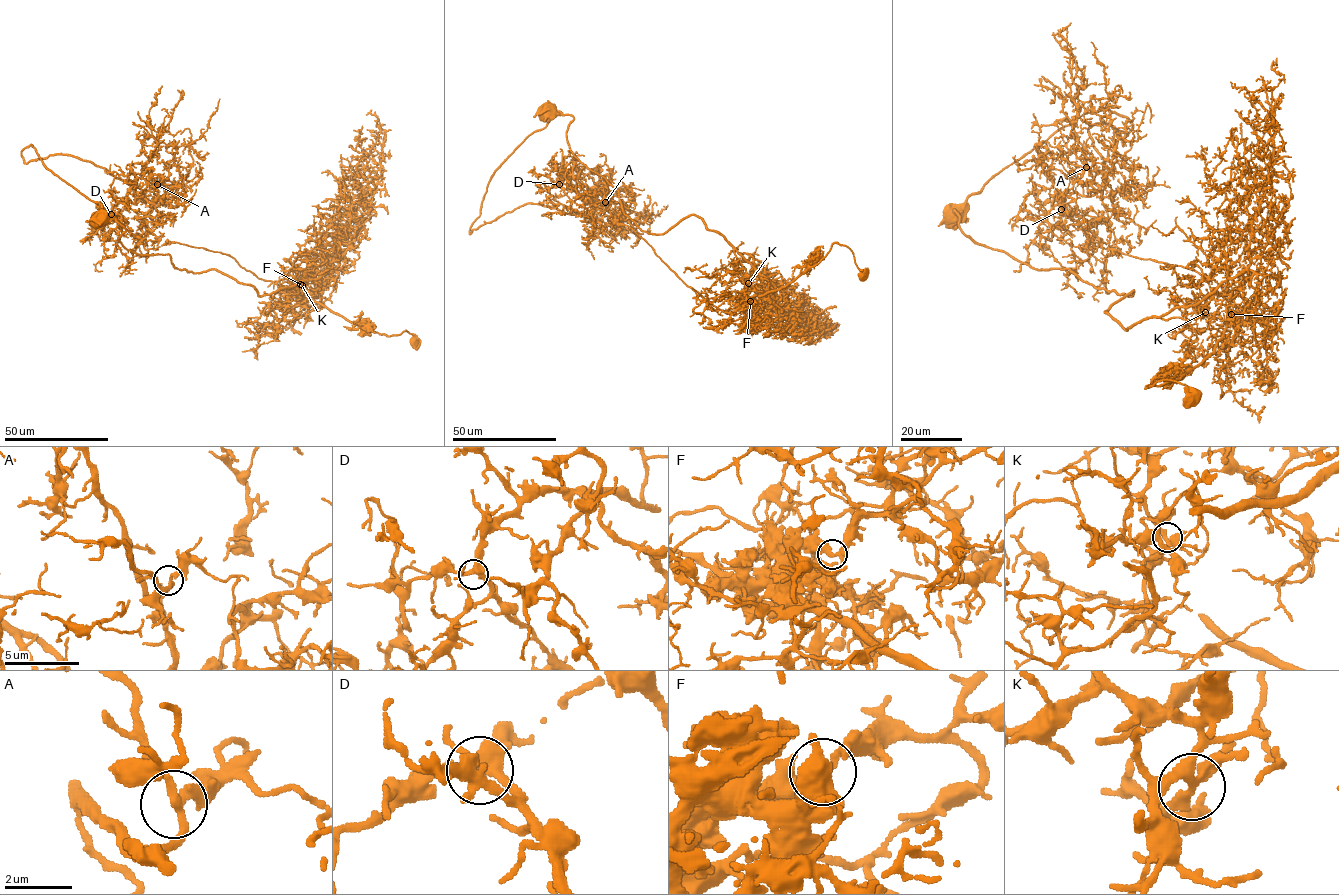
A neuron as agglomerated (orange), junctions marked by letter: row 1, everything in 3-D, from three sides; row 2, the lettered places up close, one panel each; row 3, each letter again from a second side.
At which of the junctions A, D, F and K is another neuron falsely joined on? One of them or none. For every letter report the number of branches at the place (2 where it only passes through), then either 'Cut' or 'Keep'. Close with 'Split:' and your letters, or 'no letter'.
A: Branches: 3. Keep
D: Branches: 3. Keep
F: Branches: 3. Cut
K: Branches: 3. Keep
Split: F

